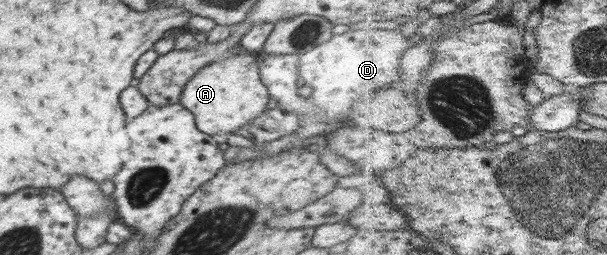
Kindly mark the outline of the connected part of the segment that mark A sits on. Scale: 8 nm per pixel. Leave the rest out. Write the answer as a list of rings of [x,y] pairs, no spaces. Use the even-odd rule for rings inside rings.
[[[242,50],[226,54],[226,57],[211,61],[202,67],[186,84],[183,89],[179,104],[194,115],[196,127],[206,135],[214,136],[221,132],[233,134],[243,125],[255,120],[259,114],[266,111],[270,101],[268,89],[260,78],[260,56]]]

